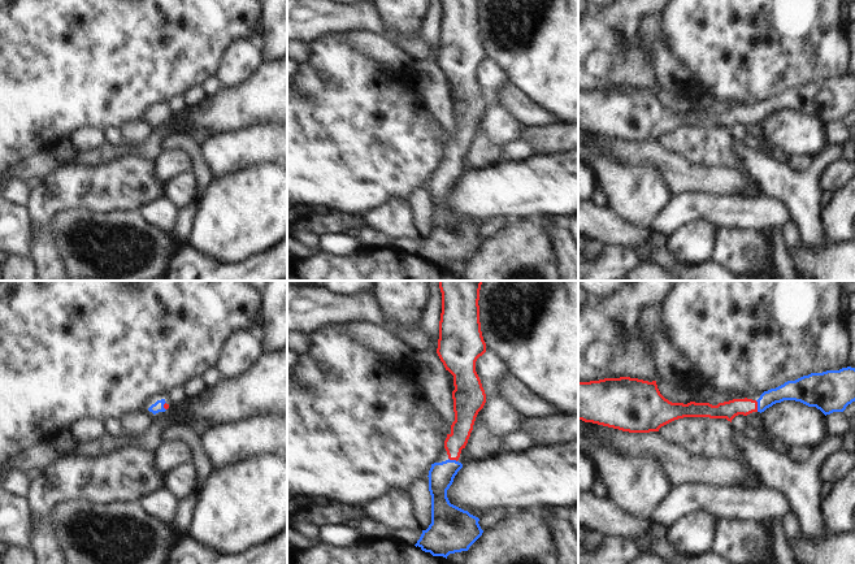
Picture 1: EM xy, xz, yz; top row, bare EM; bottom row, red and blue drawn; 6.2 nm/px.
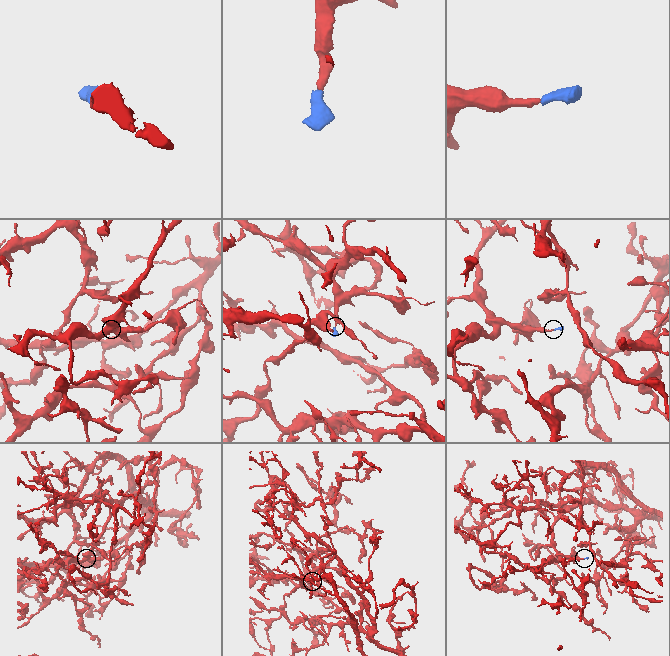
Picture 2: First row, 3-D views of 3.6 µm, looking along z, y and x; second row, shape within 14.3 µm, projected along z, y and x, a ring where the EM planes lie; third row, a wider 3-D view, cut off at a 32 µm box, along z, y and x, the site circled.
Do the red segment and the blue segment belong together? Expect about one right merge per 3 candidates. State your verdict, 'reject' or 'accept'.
accept

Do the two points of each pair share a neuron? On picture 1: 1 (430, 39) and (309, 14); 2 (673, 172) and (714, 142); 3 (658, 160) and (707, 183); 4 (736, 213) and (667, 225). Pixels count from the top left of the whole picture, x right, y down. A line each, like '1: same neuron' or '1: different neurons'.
1: different neurons
2: different neurons
3: same neuron
4: same neuron

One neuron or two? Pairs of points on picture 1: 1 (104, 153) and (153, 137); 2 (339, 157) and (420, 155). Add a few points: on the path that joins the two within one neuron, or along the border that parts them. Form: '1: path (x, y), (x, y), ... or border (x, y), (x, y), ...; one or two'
1: path (117, 151), (143, 150); one
2: path (359, 155), (400, 155); one

